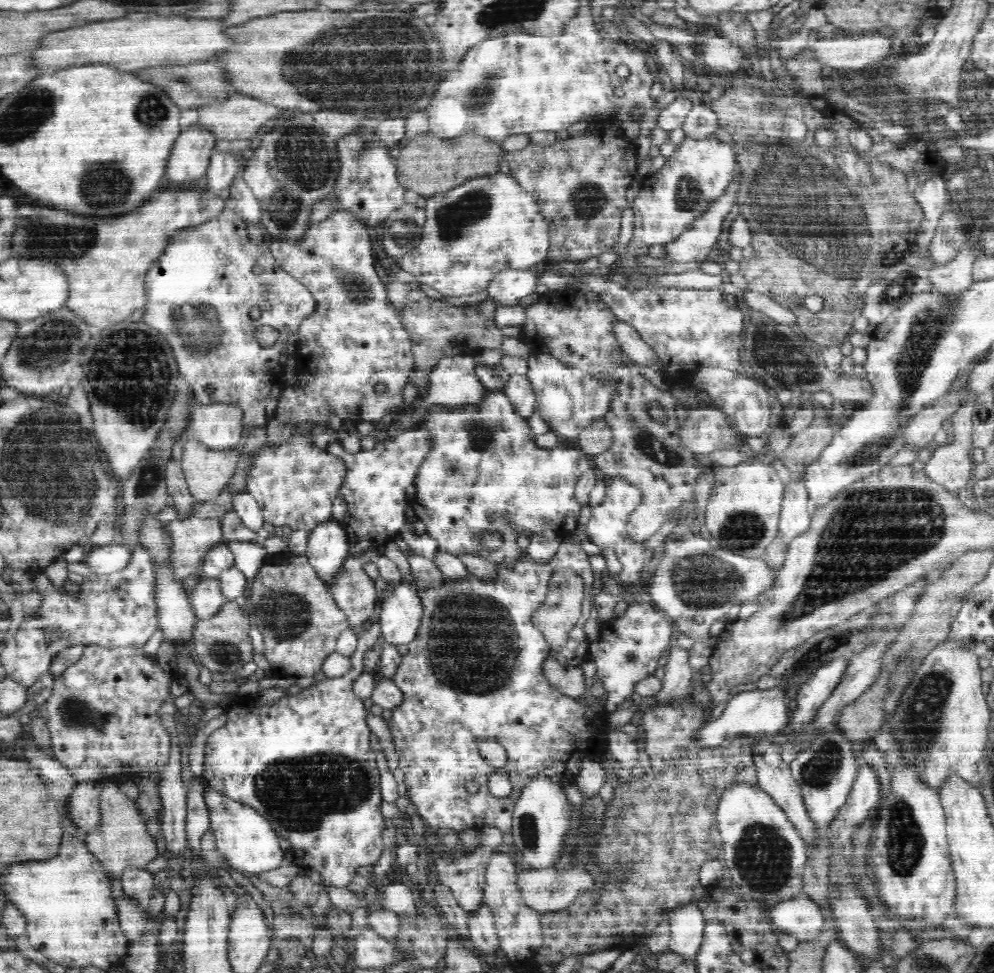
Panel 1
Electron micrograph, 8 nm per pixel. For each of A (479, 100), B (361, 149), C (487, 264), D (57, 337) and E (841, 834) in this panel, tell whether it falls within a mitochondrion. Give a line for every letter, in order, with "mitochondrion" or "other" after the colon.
A: mitochondrion
B: mitochondrion
C: other
D: mitochondrion
E: other

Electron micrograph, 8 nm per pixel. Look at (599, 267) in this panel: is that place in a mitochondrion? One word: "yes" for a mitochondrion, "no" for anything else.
no

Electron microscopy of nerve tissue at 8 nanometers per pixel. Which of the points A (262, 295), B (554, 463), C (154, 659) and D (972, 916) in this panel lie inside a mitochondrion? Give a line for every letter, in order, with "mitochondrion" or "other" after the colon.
A: other
B: other
C: other
D: other

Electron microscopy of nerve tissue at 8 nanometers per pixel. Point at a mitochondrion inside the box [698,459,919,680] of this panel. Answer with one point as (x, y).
(742, 530)

